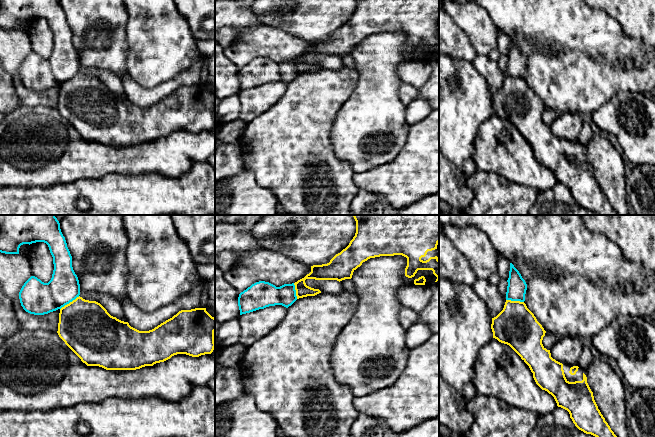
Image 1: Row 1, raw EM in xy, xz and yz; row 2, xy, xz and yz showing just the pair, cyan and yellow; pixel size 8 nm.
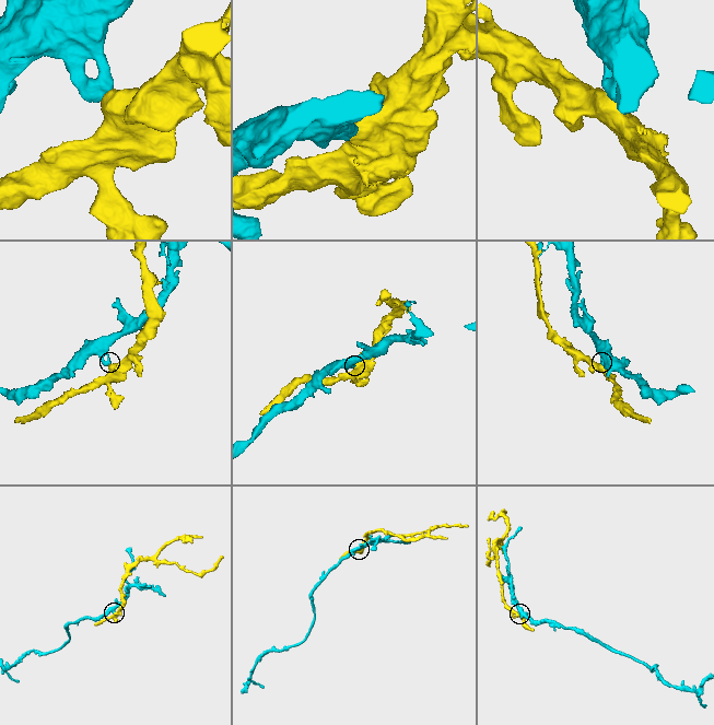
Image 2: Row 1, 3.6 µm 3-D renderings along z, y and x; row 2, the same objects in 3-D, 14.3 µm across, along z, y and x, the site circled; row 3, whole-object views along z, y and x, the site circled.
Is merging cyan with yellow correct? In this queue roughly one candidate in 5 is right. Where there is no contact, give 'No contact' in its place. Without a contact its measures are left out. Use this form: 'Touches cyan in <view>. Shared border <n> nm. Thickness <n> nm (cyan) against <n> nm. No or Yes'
Touches cyan in xy. Shared border 190 nm. Thickness 260 nm (cyan) against 420 nm. No

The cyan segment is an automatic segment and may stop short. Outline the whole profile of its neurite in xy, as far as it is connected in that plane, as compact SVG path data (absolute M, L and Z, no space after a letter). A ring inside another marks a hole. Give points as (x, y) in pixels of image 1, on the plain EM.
M0 0L0 28L5 30L19 30L23 20L44 18L48 21L53 33L54 46L48 59L31 52L22 62L19 75L23 85L34 91L44 91L61 85L80 71L80 60L72 43L72 32L67 23L60 0Z

